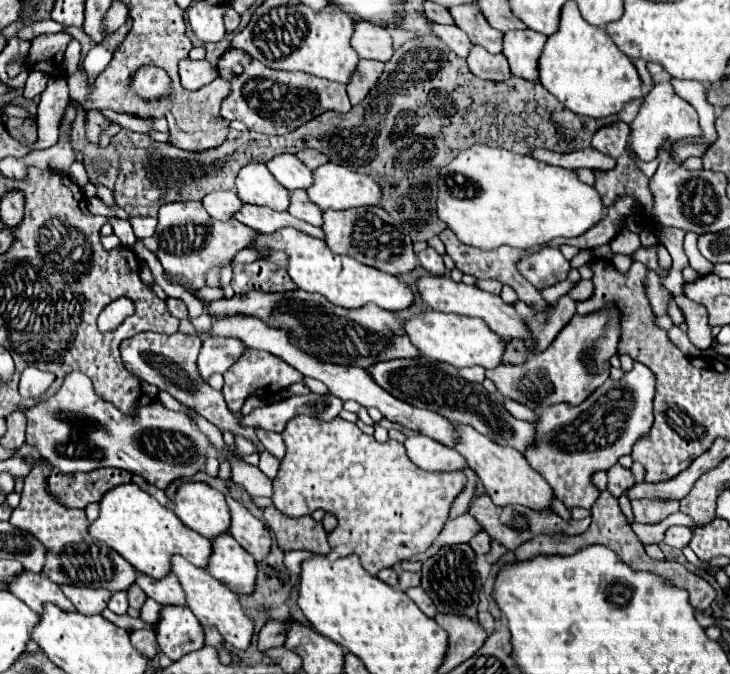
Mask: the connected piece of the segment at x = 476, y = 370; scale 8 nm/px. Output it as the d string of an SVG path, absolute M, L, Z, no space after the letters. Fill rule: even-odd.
M473 366L473 368L461 368L459 374L469 380L469 382L483 382L485 380L485 370L481 370L481 366Z

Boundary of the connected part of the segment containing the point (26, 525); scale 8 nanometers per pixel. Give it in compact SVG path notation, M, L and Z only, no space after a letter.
M37 464L27 476L25 486L21 492L21 502L13 510L9 522L13 526L29 530L33 536L37 536L47 548L47 560L43 574L51 578L55 584L73 584L73 586L89 586L89 588L107 588L111 592L127 590L135 580L137 572L125 558L121 558L113 548L105 546L103 542L89 536L91 522L85 516L85 510L73 510L57 504L51 500L45 492L45 476L51 470L51 466Z

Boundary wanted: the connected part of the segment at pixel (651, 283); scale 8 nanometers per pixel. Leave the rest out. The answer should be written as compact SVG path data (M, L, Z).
M649 272L645 278L645 296L651 302L651 310L657 316L665 316L669 290L661 286L661 278L655 272Z

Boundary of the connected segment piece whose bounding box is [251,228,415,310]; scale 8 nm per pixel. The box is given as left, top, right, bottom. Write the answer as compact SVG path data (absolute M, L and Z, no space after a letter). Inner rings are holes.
M281 228L275 234L259 234L257 242L253 242L251 248L253 250L269 248L269 252L283 250L285 254L289 254L291 280L305 292L317 292L317 294L325 296L335 306L361 308L361 306L373 302L385 310L405 310L405 308L413 306L413 302L415 302L411 288L407 284L403 284L397 276L369 268L369 266L357 262L355 258L337 256L327 248L327 244L323 240L301 234L299 230L293 230L293 228Z

